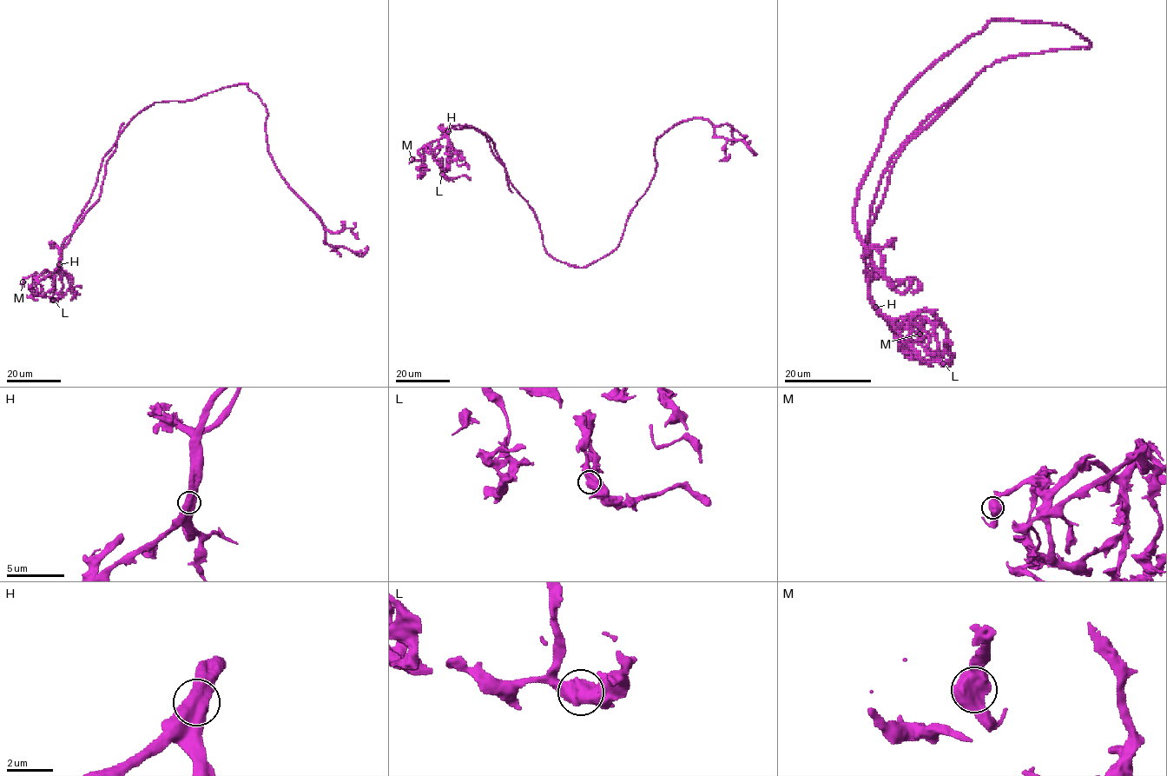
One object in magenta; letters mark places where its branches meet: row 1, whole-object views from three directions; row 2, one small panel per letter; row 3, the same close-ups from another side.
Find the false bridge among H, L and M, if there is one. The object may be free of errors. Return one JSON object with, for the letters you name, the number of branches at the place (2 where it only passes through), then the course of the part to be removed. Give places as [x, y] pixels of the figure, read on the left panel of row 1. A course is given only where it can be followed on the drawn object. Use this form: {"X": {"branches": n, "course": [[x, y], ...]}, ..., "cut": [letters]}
{"H": {"branches": 2, "course": [[58, 264], [62, 242], [99, 198], [105, 164], [115, 151], [118, 132], [123, 122]]}, "cut": ["H"]}

